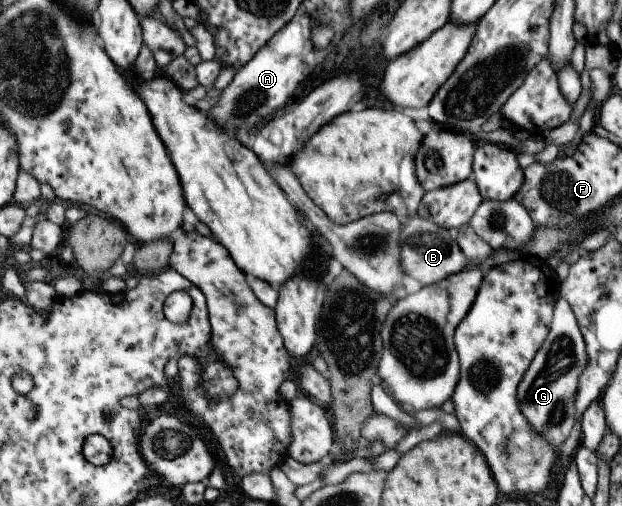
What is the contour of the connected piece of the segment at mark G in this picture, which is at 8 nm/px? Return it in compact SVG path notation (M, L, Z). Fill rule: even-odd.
M560 296L555 303L549 328L541 348L537 350L521 377L516 388L516 399L519 412L526 418L529 426L535 429L553 450L558 451L569 436L575 421L574 394L578 385L578 374L586 365L586 352L575 315Z

